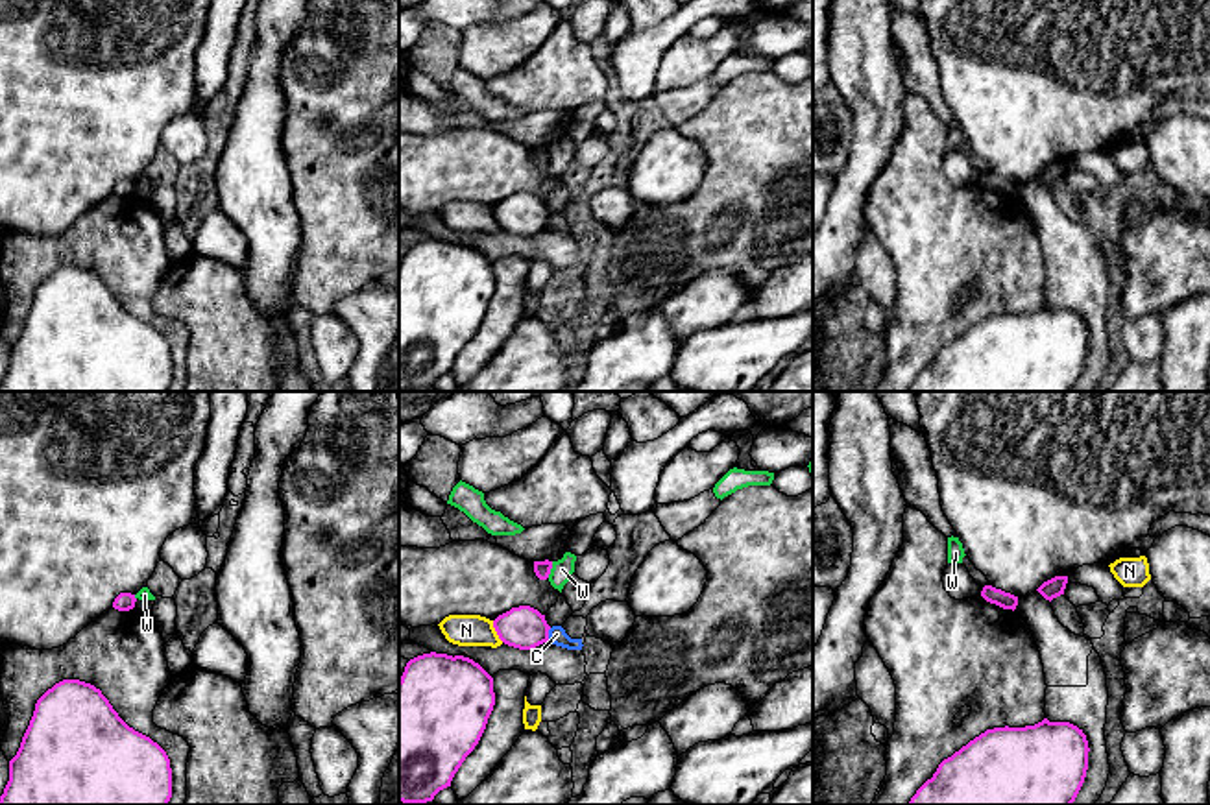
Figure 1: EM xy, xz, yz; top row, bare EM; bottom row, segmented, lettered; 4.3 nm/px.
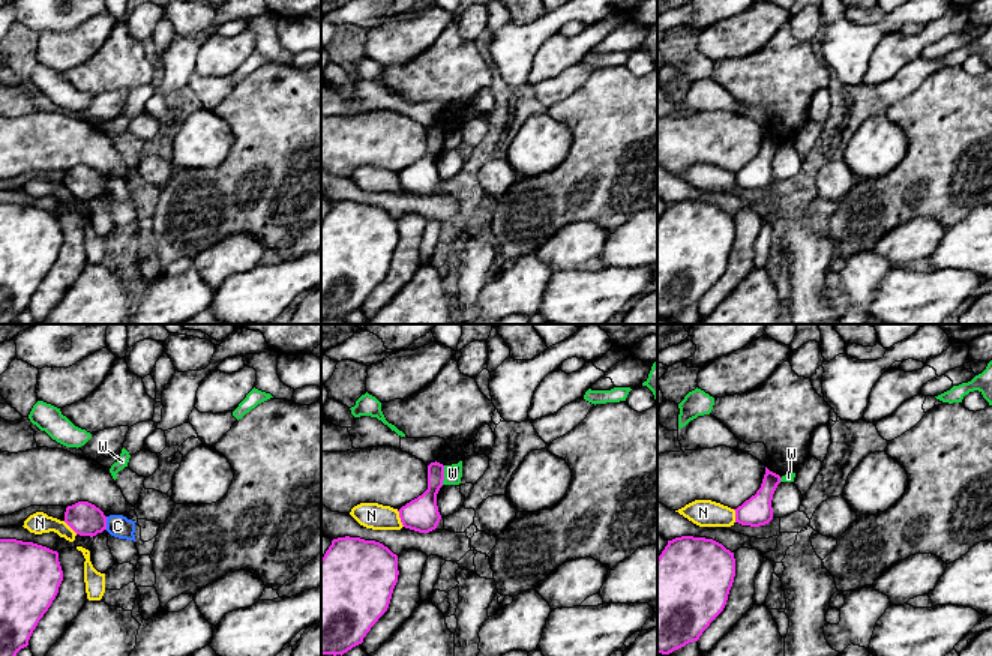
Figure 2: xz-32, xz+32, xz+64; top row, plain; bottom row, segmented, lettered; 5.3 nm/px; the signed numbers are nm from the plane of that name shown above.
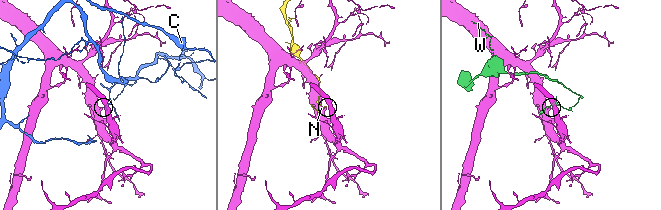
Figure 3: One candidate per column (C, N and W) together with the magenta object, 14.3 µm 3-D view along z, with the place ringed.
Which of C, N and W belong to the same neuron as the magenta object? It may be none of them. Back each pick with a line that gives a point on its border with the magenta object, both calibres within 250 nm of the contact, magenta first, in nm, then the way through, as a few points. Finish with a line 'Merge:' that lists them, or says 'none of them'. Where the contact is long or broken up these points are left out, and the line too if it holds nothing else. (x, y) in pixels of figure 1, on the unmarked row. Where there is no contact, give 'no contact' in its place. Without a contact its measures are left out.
Merge: none of them

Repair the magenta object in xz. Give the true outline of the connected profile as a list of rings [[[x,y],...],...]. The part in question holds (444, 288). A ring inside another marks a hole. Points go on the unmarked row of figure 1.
[[[423,240],[399,266],[399,388],[427,390],[451,373],[495,292],[493,264],[473,246]]]

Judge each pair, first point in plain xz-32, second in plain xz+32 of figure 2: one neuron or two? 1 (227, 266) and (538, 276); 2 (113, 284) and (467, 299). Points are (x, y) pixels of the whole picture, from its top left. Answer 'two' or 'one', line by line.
1: two
2: two

